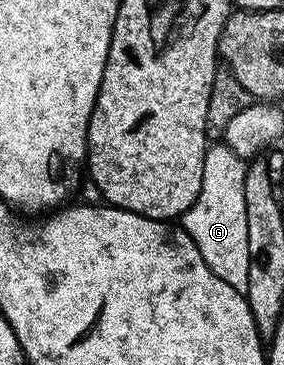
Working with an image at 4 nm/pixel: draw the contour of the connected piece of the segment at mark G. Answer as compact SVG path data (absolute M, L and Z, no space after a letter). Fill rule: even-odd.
M214 142L206 149L204 158L204 178L200 182L200 194L196 202L180 218L180 227L188 233L192 242L196 242L196 250L200 250L200 258L208 262L212 274L216 274L228 286L245 293L248 286L248 222L244 215L244 178L247 161L240 159L224 142Z

